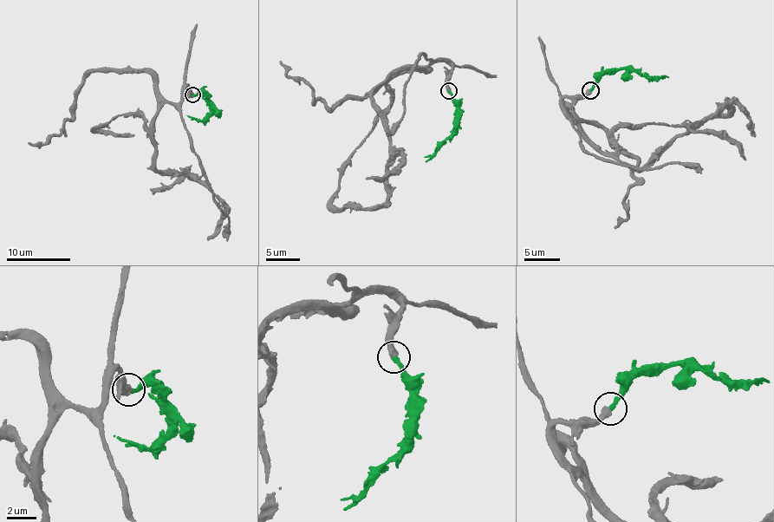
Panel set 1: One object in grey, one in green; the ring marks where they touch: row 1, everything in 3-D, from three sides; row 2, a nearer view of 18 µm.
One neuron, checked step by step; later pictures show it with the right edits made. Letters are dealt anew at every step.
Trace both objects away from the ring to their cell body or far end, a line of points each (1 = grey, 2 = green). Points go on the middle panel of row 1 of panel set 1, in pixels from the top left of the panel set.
1: (448, 91), (446, 61), (388, 79), (388, 106), (346, 162), (332, 201), (361, 206)
2: (448, 91), (456, 108), (455, 133), (446, 138), (430, 156), (424, 157)

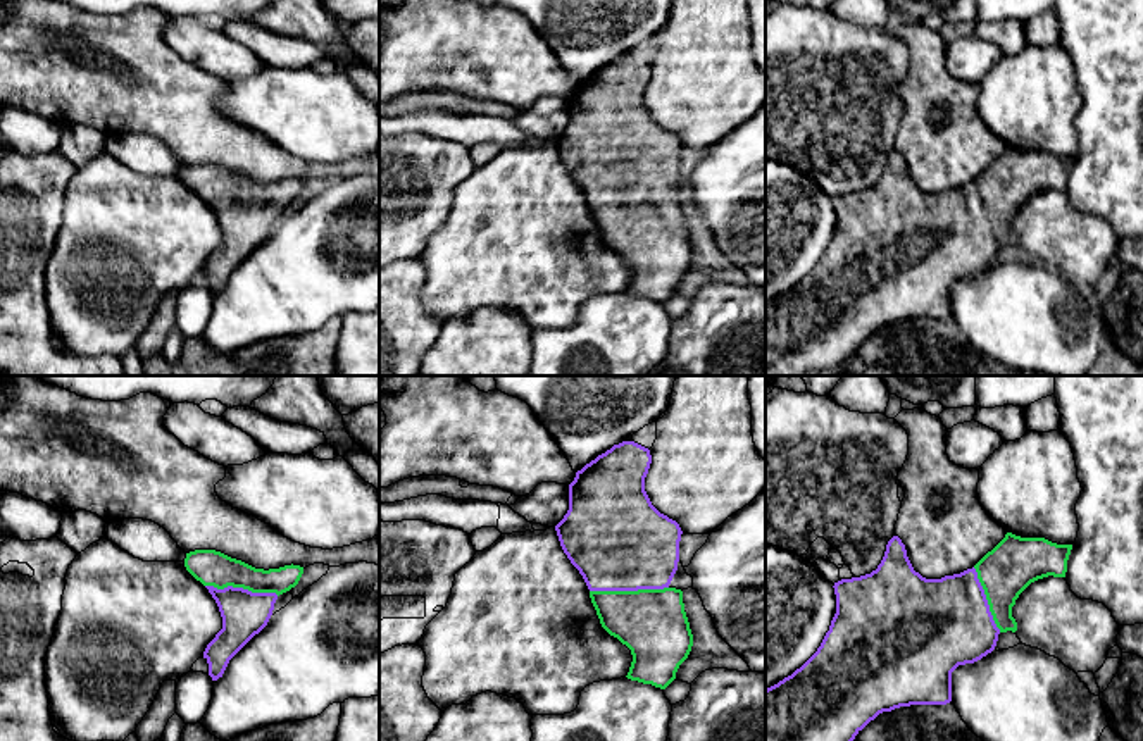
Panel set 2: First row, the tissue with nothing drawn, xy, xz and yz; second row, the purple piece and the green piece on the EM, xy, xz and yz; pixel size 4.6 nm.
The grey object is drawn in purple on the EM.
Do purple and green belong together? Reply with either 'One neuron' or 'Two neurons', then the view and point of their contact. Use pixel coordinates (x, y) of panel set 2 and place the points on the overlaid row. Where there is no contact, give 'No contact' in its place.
One neuron. Touches purple at xz (628, 590)

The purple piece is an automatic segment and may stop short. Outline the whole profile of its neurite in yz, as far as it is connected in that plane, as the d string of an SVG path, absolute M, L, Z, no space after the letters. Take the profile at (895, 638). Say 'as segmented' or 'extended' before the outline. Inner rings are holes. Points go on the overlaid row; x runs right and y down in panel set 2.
extended | M1007 532L1005 538L991 551L988 551L972 569L967 569L960 574L945 576L941 579L926 579L914 570L902 539L898 536L893 536L886 545L884 557L876 570L860 577L841 579L834 582L833 588L836 595L836 613L817 651L791 676L765 689L765 741L853 741L855 736L883 712L891 712L895 708L910 705L950 703L952 672L959 665L974 663L991 653L996 646L1000 632L1017 631L1017 622L1012 617L1012 607L1015 605L1015 600L1031 582L1038 579L1048 576L1065 577L1071 550L1072 545L1057 545L1045 538L1021 538L1012 532Z

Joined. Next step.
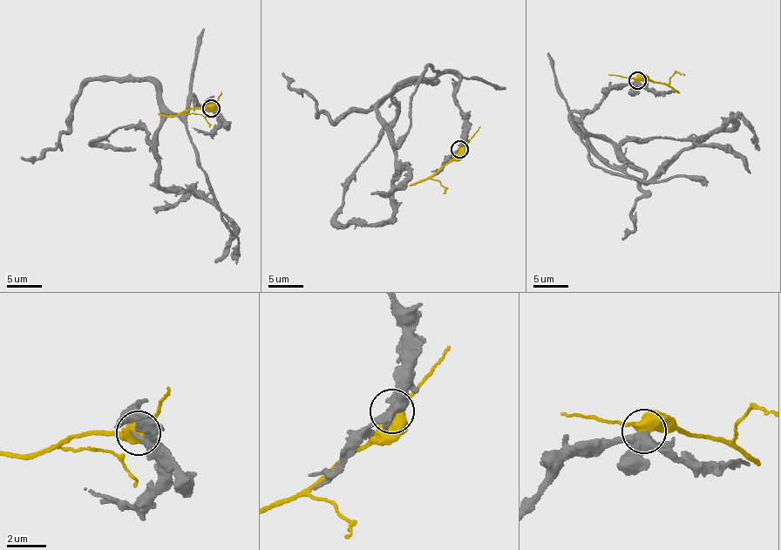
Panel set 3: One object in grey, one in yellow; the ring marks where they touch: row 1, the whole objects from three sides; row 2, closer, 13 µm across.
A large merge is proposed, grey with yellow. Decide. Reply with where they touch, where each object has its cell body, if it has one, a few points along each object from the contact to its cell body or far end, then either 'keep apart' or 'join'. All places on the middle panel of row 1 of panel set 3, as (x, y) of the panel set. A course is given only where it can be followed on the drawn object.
(459, 149) | grey none | yellow none | grey via (460, 148), (458, 77), (443, 72), (396, 87), (394, 119), (350, 177), (336, 217), (366, 222) | yellow via (460, 148), (431, 177), (444, 188), (443, 192) | keep apart

